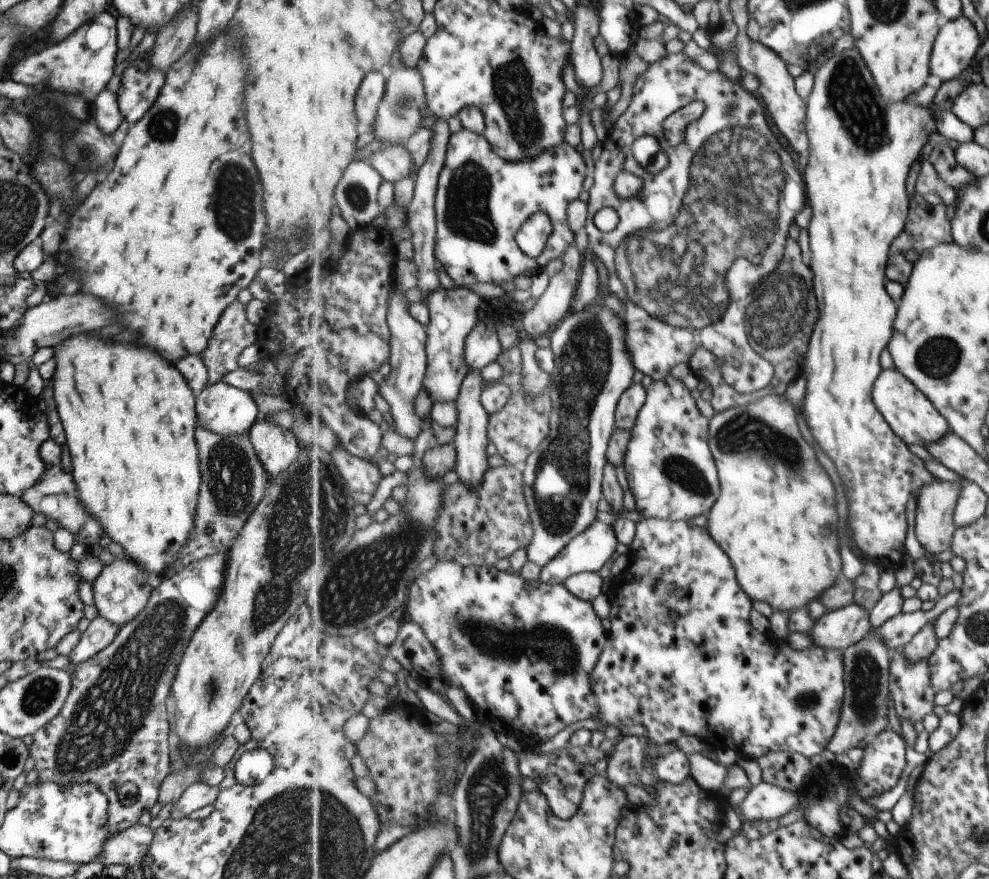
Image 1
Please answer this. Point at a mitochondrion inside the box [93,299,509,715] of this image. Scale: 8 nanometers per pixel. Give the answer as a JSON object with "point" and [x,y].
{"point":[310,517]}

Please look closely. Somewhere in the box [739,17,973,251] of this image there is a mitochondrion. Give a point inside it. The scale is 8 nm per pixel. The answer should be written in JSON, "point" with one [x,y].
{"point":[865,120]}

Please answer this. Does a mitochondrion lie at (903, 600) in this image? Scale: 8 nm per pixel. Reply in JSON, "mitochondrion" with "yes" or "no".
{"mitochondrion":"no"}

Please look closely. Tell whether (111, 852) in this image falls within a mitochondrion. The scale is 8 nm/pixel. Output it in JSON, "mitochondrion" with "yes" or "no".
{"mitochondrion":"no"}

